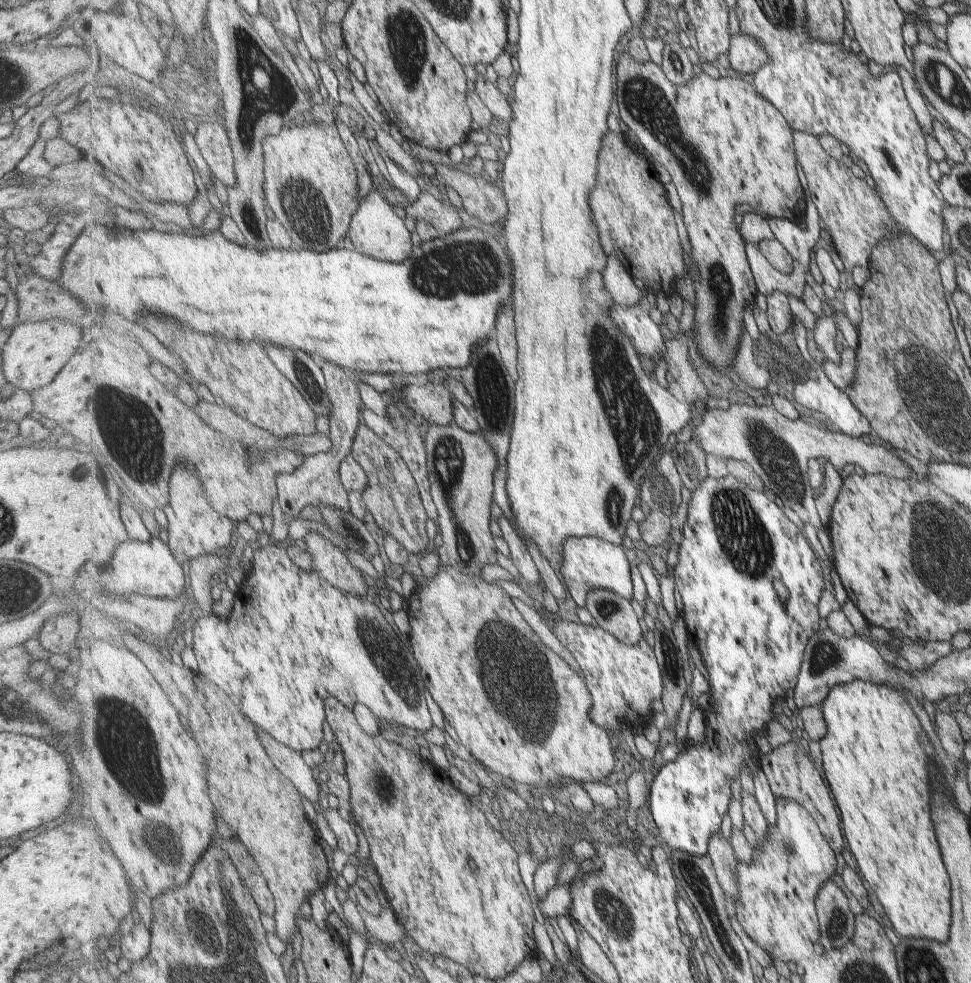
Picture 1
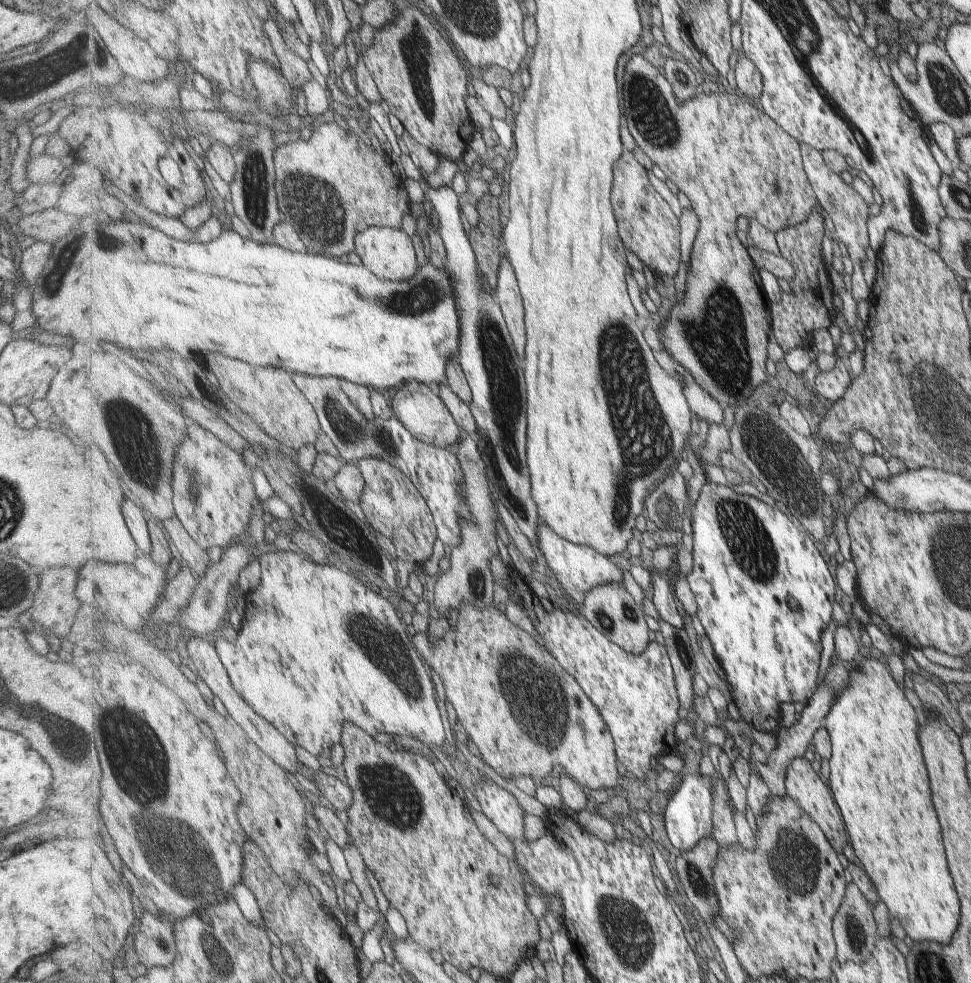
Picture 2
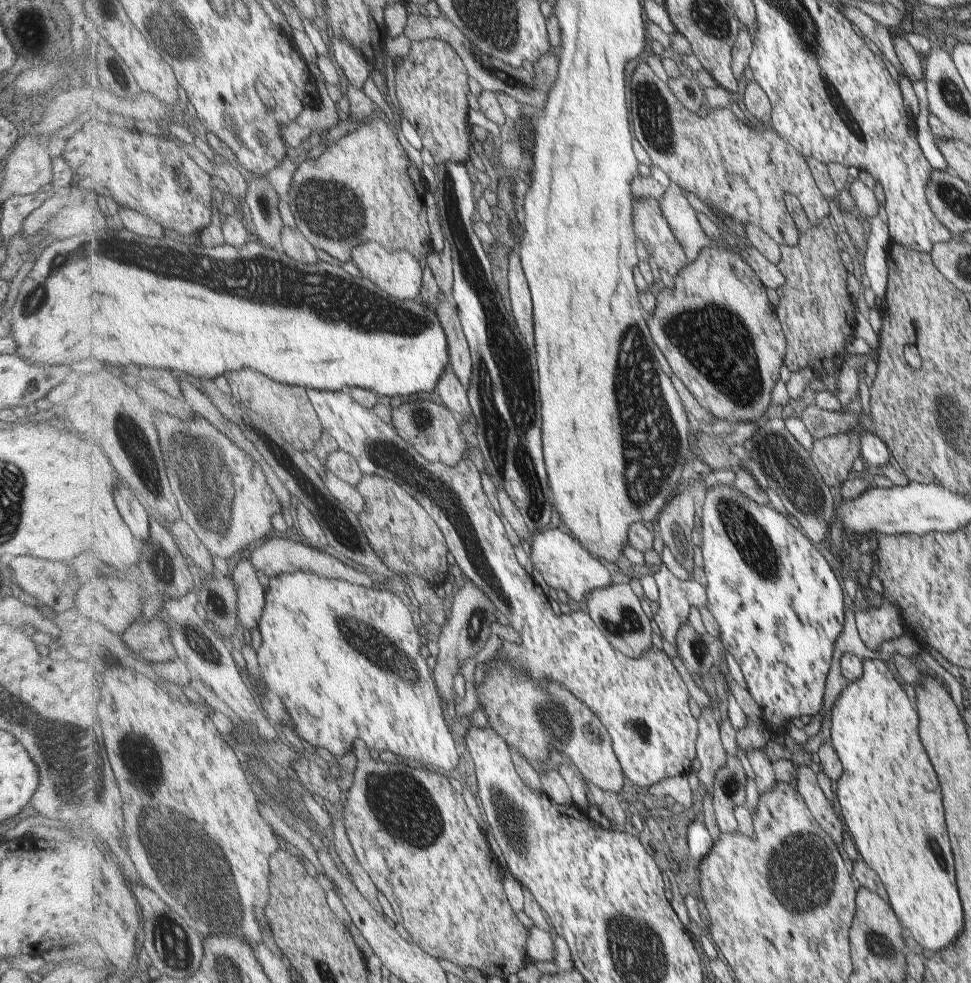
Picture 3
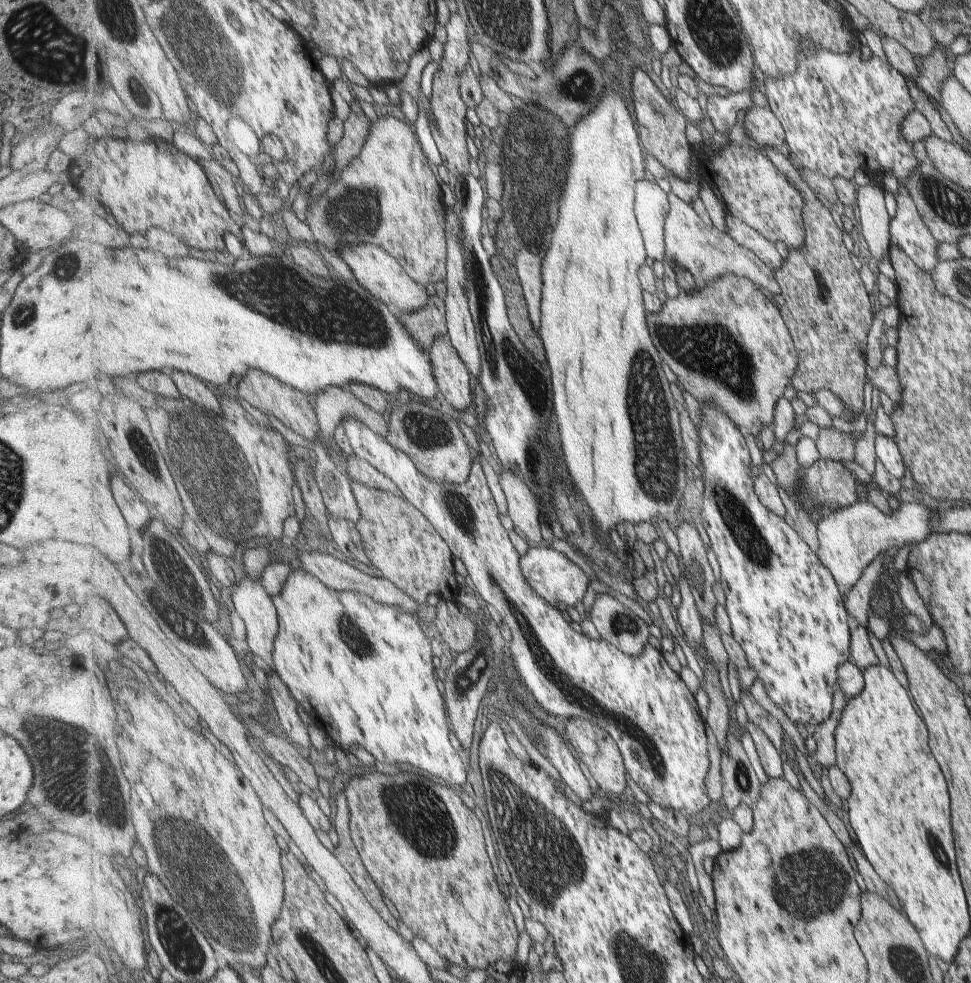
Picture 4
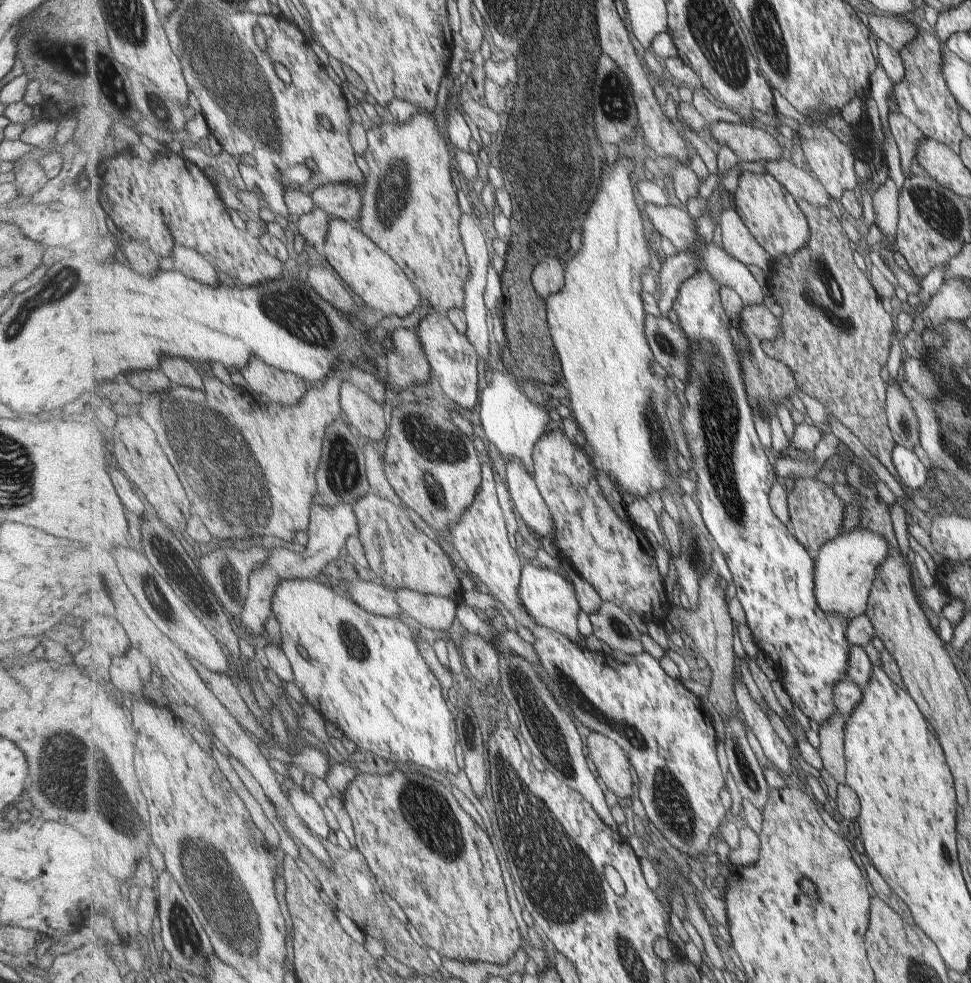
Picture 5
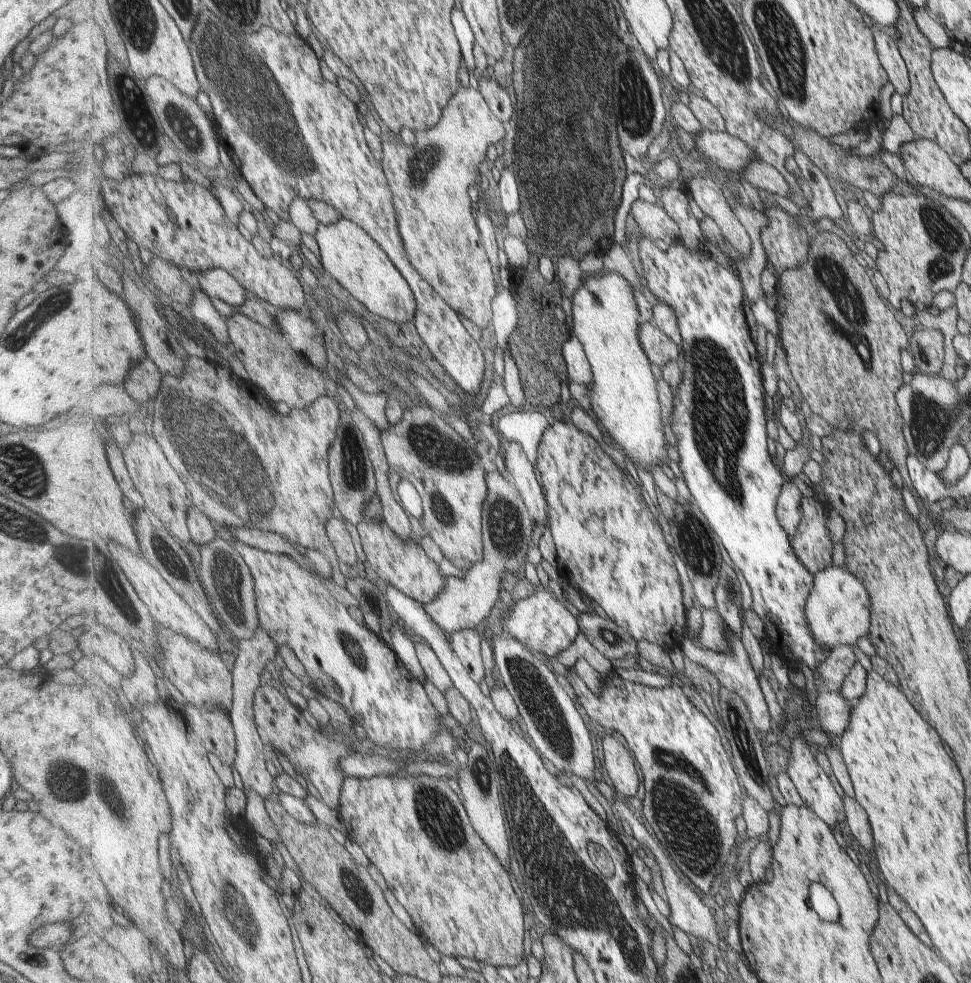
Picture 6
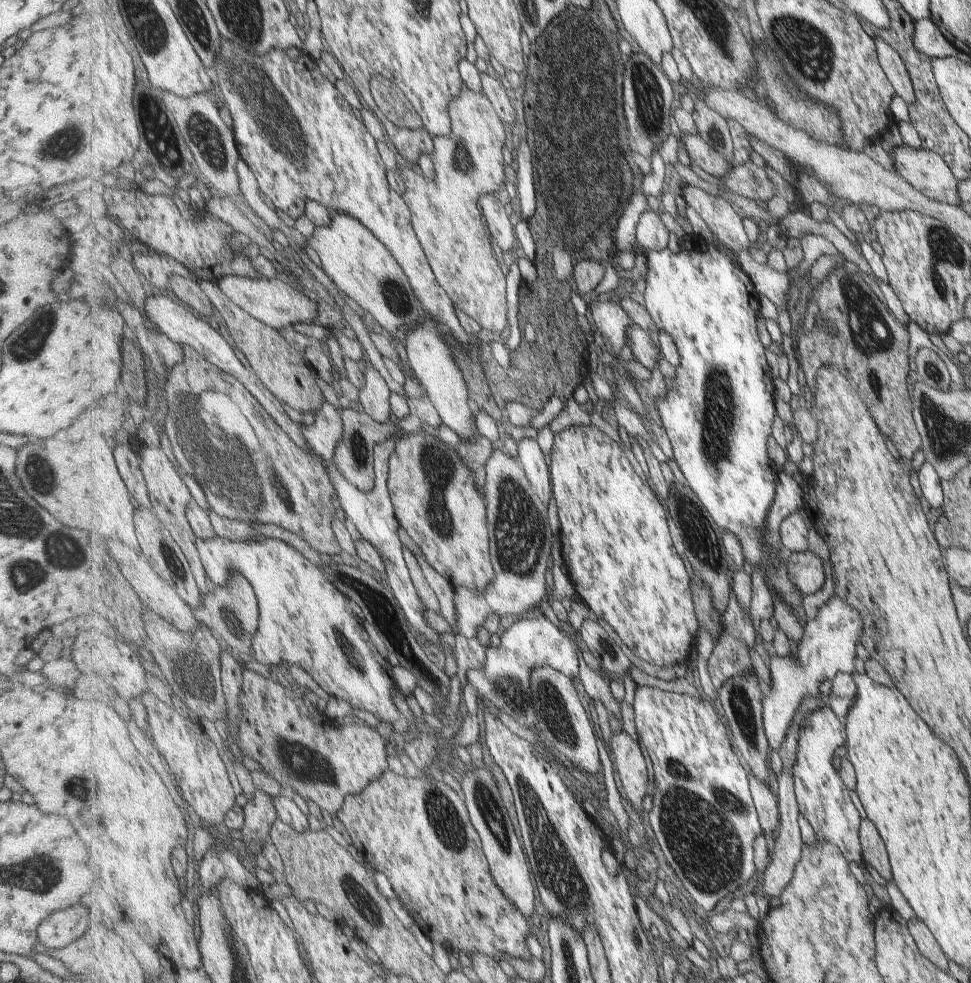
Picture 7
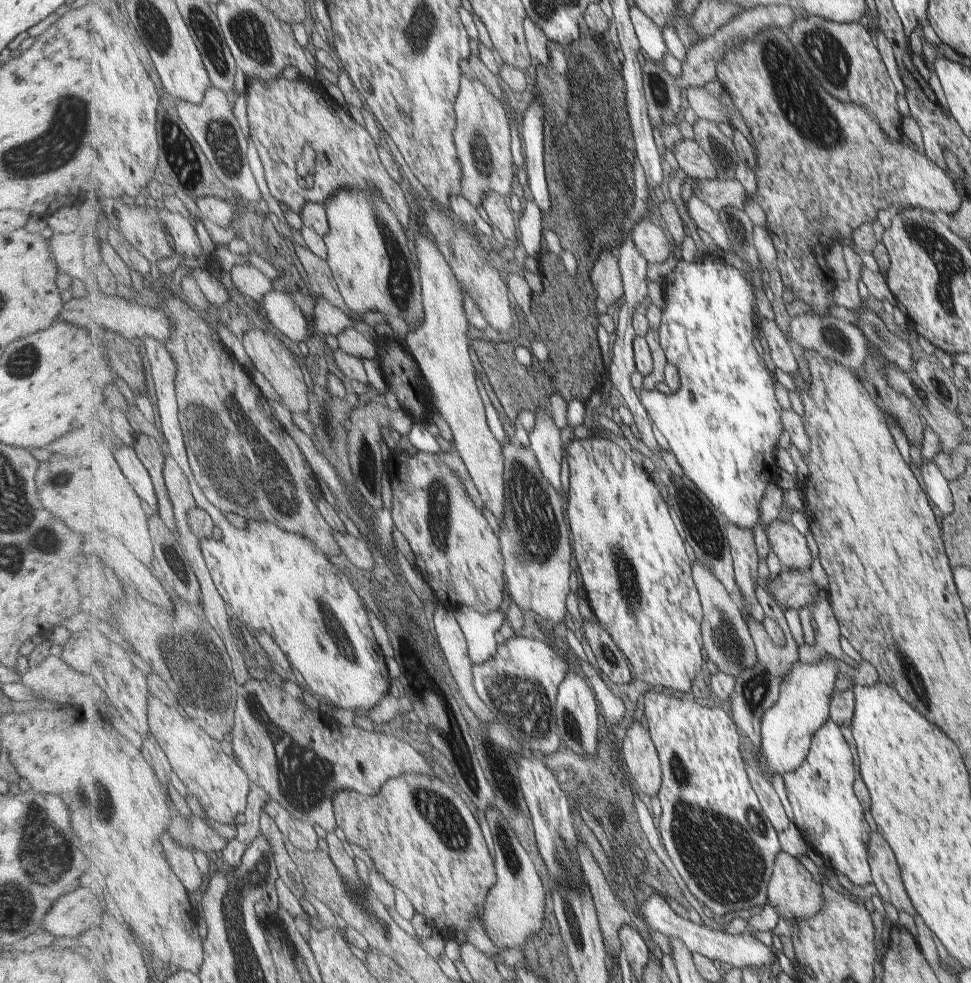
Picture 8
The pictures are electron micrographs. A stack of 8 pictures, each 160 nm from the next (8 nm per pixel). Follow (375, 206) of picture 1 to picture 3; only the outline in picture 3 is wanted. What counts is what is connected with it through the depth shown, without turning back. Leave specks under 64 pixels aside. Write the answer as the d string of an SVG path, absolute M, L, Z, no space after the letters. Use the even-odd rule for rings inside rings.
M369 241L354 248L352 260L363 276L367 276L392 297L406 301L421 299L424 270L409 251L393 251L377 241Z

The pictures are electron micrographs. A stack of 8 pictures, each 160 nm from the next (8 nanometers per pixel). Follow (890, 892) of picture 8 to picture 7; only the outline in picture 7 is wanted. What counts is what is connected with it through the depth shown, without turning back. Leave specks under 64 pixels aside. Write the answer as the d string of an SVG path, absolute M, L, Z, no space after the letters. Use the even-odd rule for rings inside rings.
M869 819L862 820L862 826L858 828L858 836L861 837L863 861L867 868L877 880L885 882L891 880L892 872L890 871L885 842Z

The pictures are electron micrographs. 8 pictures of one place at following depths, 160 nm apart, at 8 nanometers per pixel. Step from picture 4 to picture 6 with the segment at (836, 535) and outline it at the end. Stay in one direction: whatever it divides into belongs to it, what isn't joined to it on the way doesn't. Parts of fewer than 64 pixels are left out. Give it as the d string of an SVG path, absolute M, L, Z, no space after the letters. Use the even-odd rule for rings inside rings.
M832 564L815 573L814 588L806 600L805 615L814 640L824 647L827 655L835 647L855 645L857 638L866 636L870 628L870 599L862 582L849 570Z

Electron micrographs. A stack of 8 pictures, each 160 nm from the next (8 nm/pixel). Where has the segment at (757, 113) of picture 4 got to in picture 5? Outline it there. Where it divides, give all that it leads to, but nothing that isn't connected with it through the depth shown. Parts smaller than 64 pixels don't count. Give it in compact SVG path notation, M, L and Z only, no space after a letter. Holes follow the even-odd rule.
M721 120L710 124L708 129L718 146L731 147L741 162L776 161L781 157L781 147L760 124L733 124Z

